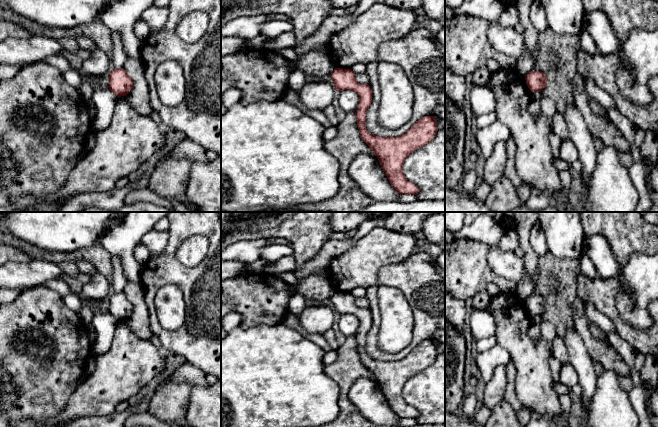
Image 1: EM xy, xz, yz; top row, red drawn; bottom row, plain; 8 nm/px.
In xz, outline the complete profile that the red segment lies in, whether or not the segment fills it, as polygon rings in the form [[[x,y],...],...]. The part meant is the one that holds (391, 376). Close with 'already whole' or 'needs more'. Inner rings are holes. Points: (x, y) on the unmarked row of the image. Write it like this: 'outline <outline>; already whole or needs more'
outline [[[335,292],[331,297],[336,314],[350,313],[359,320],[359,330],[355,336],[357,350],[362,364],[378,382],[391,410],[398,418],[417,419],[418,411],[408,405],[403,398],[404,385],[418,372],[428,368],[437,357],[434,340],[424,340],[403,359],[398,361],[379,361],[368,356],[366,336],[372,327],[372,314],[368,308],[355,304],[356,298],[351,293]]]; already whole

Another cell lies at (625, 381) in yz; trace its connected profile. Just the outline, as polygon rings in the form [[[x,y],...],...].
[[[617,374],[618,375],[618,380],[619,380],[619,384],[621,386],[621,388],[629,393],[632,388],[633,388],[633,381],[631,379],[631,377],[629,375],[625,375],[625,374]]]

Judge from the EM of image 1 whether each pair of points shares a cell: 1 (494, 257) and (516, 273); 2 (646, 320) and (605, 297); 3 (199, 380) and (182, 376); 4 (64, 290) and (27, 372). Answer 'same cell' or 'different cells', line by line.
1: same cell
2: different cells
3: same cell
4: different cells

